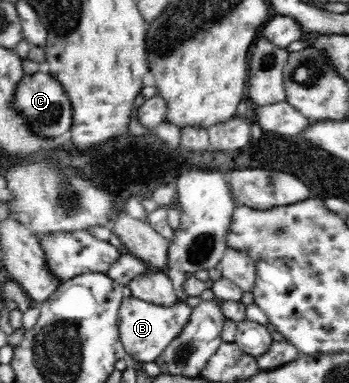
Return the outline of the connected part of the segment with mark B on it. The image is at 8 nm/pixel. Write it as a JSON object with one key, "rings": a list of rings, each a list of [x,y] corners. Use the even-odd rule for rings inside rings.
{"rings":[[[134,296],[123,299],[116,313],[115,327],[118,328],[119,344],[126,352],[126,358],[142,363],[158,359],[158,355],[182,333],[190,321],[192,310],[182,300],[174,301],[172,305],[156,305],[153,301],[138,300]]]}

